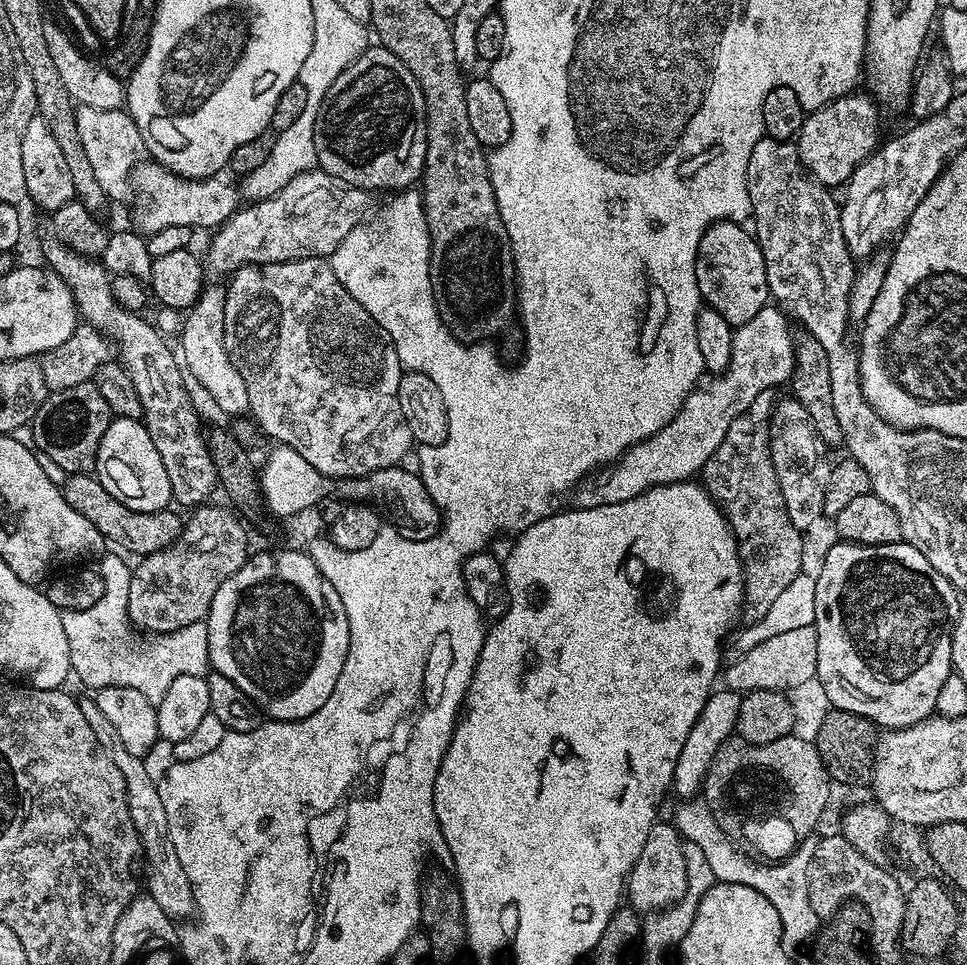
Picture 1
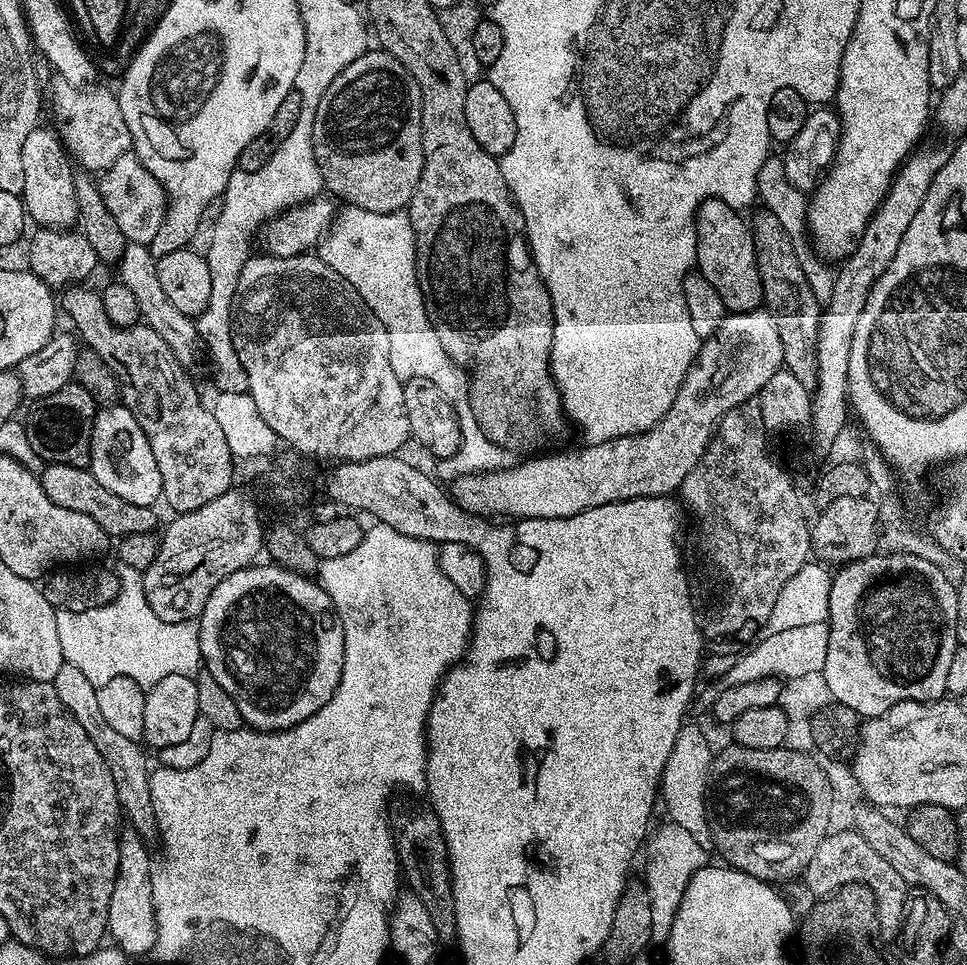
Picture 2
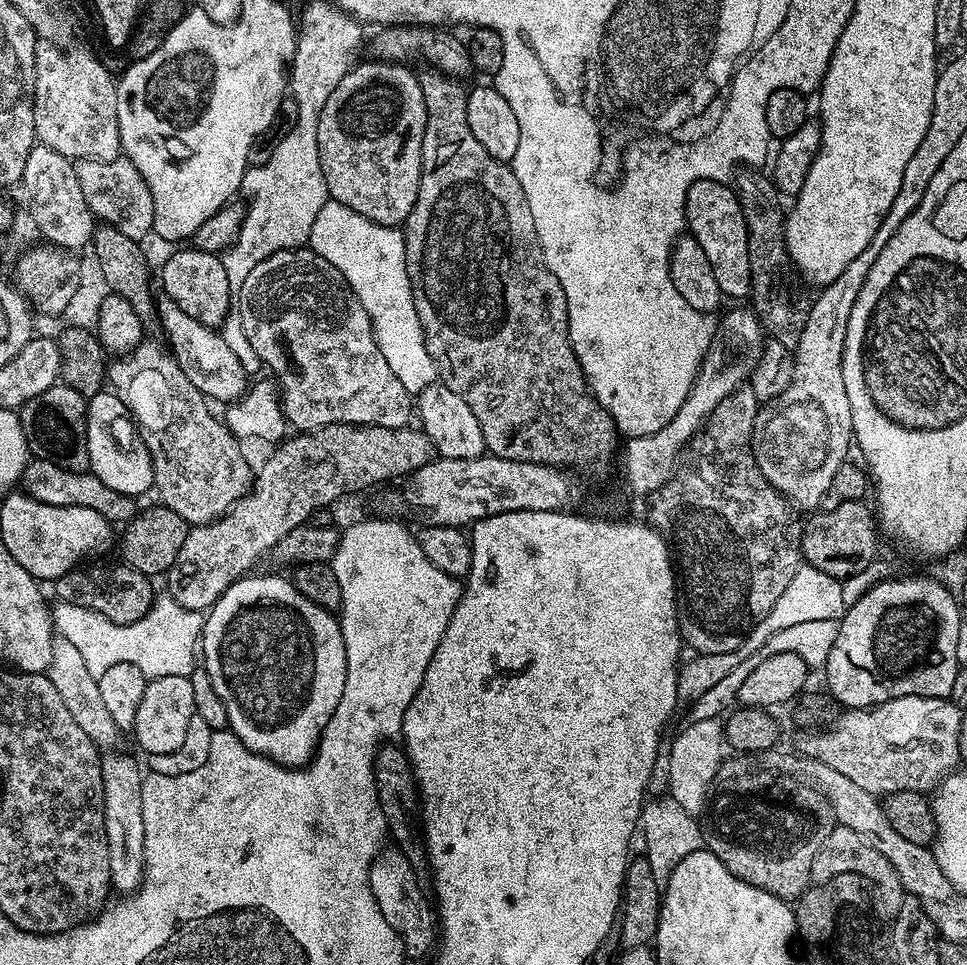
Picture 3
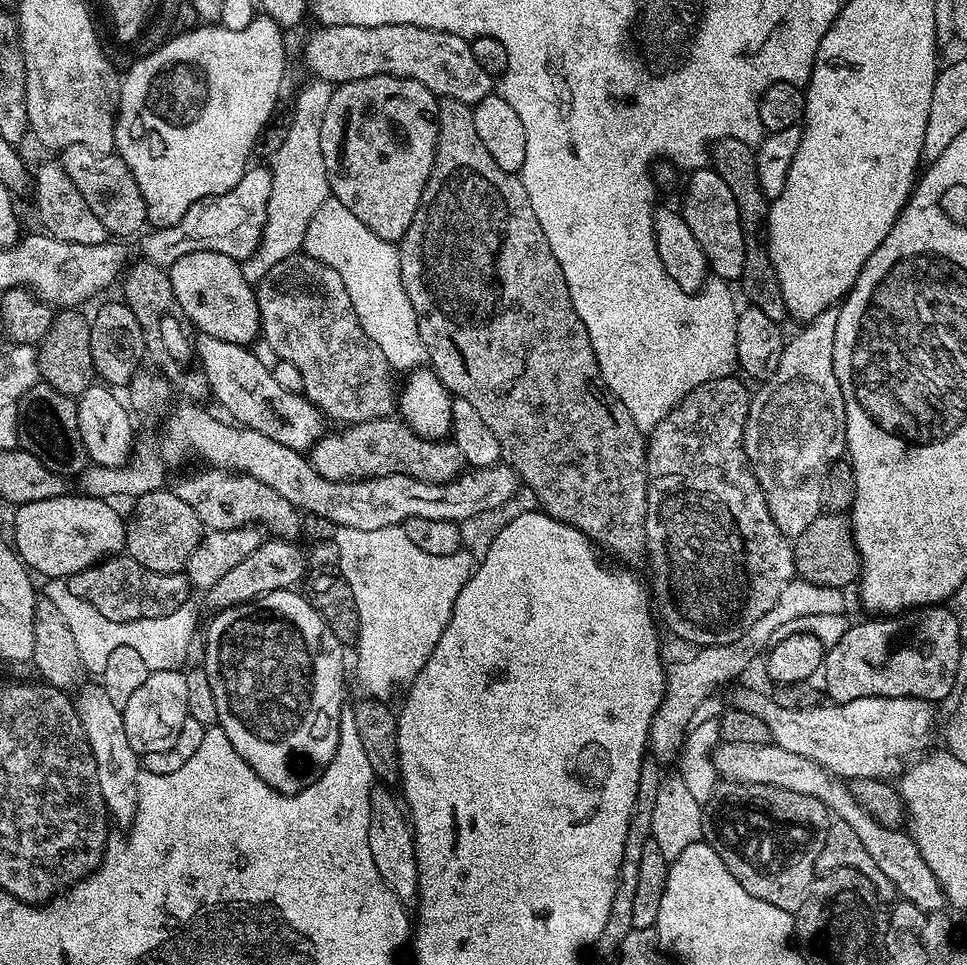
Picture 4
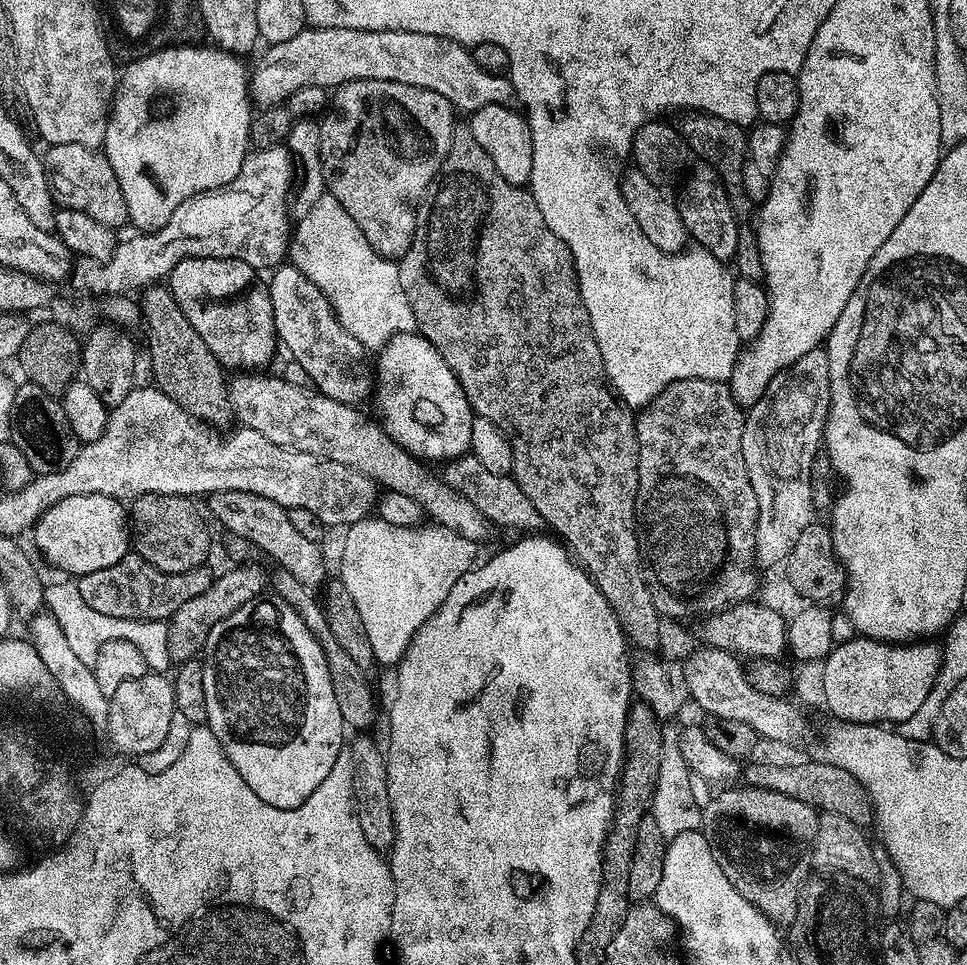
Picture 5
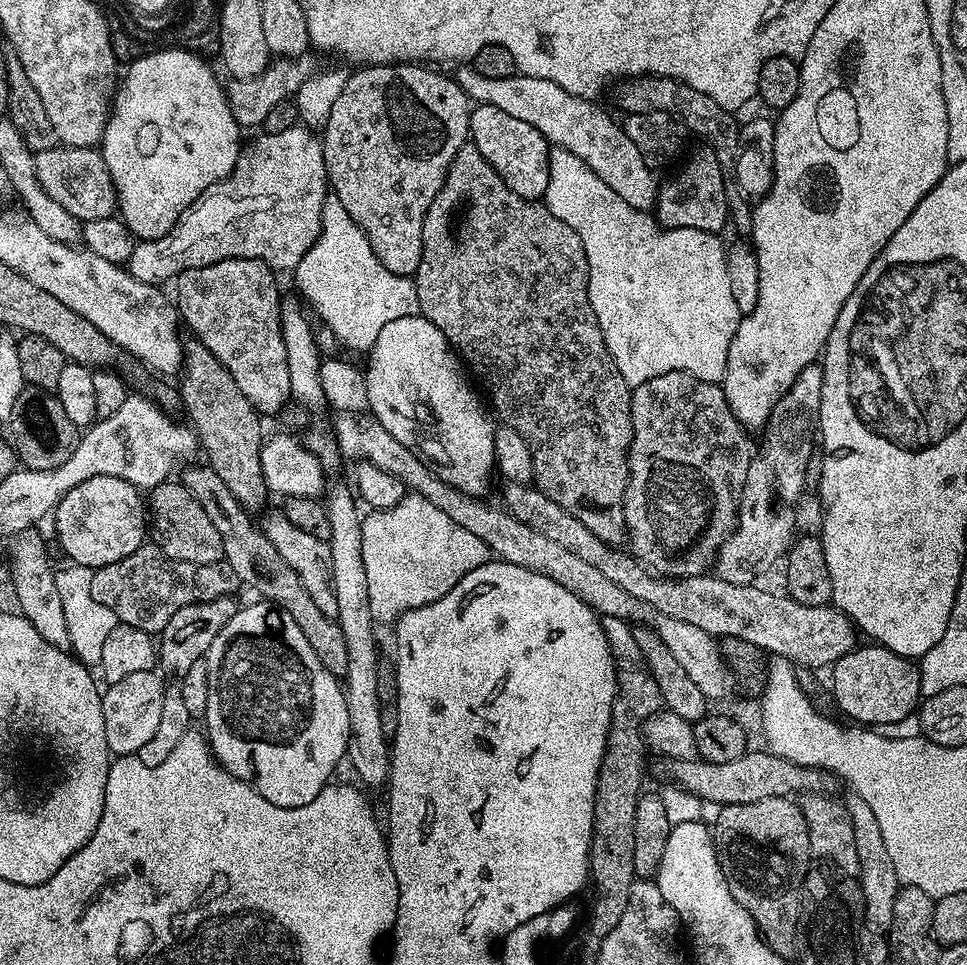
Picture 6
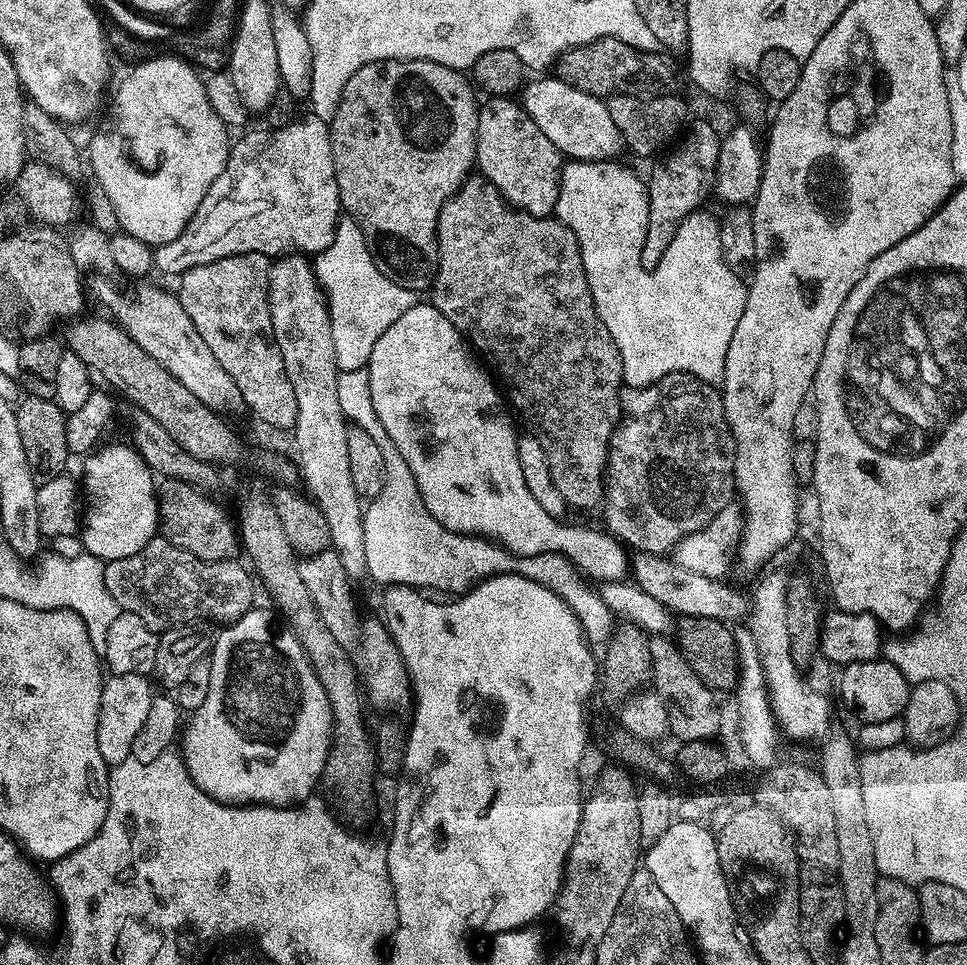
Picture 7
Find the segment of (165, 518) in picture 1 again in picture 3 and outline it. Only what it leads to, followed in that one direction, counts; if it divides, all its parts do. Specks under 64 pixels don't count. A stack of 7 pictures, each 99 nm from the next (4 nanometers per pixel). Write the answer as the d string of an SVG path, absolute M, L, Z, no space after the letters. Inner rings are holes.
M29 459L18 484L25 496L38 502L46 502L50 506L86 506L86 510L102 514L102 518L106 518L113 526L127 525L138 511L137 501L133 497L118 490L110 490L110 486L106 486L106 482L102 482L102 478L98 478L90 470L75 472L54 460Z

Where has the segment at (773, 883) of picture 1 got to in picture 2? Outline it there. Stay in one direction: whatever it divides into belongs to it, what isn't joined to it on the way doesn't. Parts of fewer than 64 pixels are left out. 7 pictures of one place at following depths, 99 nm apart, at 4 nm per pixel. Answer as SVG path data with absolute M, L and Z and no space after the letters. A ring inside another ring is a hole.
M692 722L685 723L674 742L674 750L670 750L670 758L666 758L666 770L660 779L660 796L668 807L667 819L682 826L682 830L686 830L702 845L707 845L712 839L708 829L708 805L704 787L710 784L713 759L714 748L708 745L703 730L695 728Z

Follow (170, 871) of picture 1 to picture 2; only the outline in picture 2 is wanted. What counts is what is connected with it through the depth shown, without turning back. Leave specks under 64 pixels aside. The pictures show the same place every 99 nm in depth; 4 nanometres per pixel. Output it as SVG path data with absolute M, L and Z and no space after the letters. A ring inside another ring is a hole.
M65 664L60 668L52 683L58 698L62 700L62 704L70 710L75 721L82 726L82 730L86 731L90 737L90 742L93 742L98 749L98 754L102 755L103 761L106 762L111 777L114 778L121 811L127 823L143 839L155 839L158 833L154 818L154 806L150 798L150 763L148 764L146 760L143 745L139 741L123 737L118 730L114 730L107 723L102 710L99 709L97 689L92 682L87 681L86 674L78 670L77 667Z

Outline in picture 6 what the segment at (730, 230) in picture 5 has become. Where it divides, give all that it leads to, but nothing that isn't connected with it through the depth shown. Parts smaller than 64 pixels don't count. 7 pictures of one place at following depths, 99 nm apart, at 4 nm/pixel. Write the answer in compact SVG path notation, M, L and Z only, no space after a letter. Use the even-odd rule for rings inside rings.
M700 146L700 149L689 158L684 164L684 169L677 174L673 180L668 180L659 185L659 197L654 207L654 216L661 229L686 228L692 230L702 230L713 233L723 233L724 227L730 224L730 209L728 198L730 189L724 185L726 170L718 162L718 158L713 154L711 148Z

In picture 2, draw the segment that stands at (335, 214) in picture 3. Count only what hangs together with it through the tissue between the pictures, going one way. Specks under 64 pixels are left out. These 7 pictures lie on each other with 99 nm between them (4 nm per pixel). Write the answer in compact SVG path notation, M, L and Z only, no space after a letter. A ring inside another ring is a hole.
M341 207L327 236L318 245L318 255L322 262L338 270L338 274L342 274L342 278L346 278L346 282L358 290L362 302L374 310L378 319L390 318L392 314L398 316L384 323L385 326L402 328L390 334L390 358L394 374L398 374L402 381L426 378L426 382L434 382L434 386L442 390L444 397L455 408L456 415L460 417L460 449L439 461L440 472L448 482L469 476L471 472L494 472L505 467L505 449L492 443L472 413L468 373L452 361L446 350L442 350L442 342L438 342L438 334L426 314L422 290L416 277L416 235L410 218L403 211L374 214L361 208Z

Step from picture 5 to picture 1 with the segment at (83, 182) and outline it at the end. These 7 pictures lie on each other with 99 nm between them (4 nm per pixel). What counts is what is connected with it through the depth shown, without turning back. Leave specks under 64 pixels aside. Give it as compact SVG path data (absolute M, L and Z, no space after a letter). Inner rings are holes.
M144 162L132 174L132 220L141 233L161 232L170 226L186 226L193 230L215 230L226 223L238 207L238 188L227 184L219 175L205 180L188 180L155 162Z

